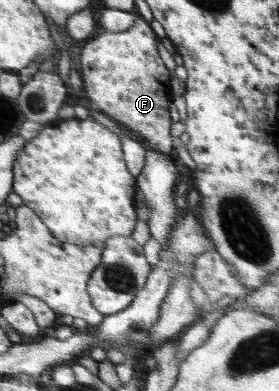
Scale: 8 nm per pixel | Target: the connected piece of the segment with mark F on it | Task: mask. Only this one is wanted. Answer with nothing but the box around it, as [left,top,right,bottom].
[79,16,173,156]

